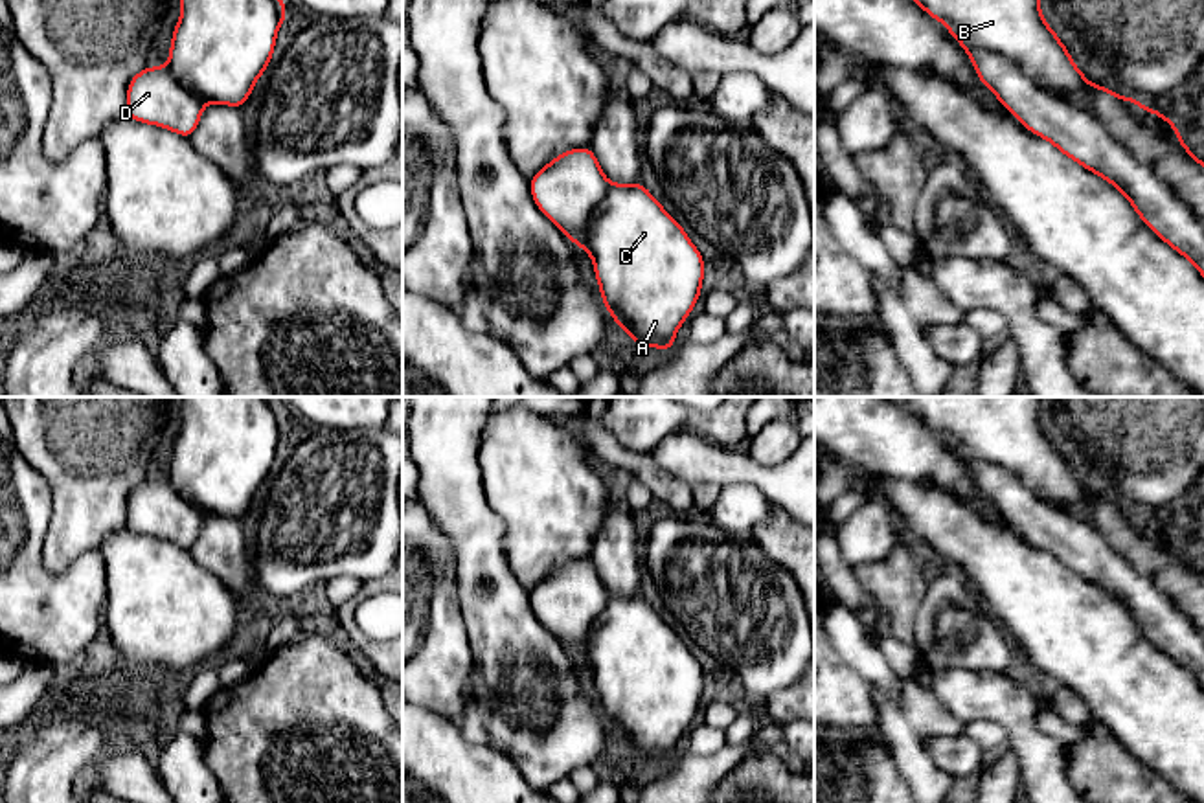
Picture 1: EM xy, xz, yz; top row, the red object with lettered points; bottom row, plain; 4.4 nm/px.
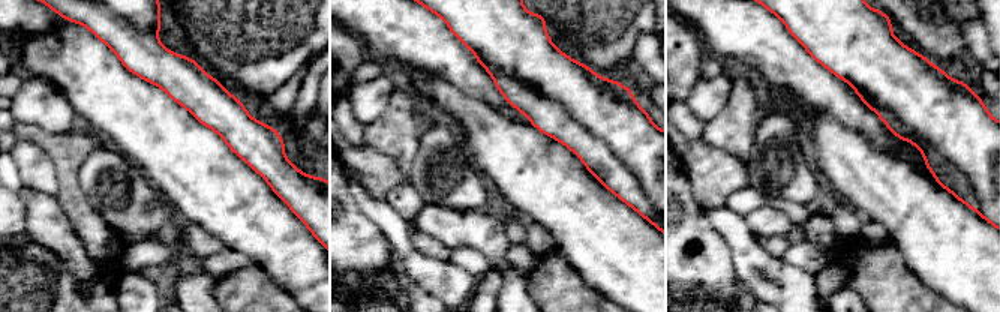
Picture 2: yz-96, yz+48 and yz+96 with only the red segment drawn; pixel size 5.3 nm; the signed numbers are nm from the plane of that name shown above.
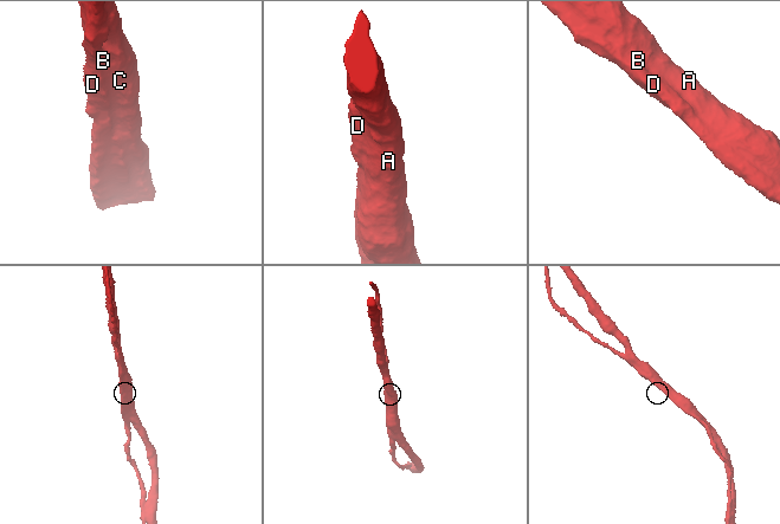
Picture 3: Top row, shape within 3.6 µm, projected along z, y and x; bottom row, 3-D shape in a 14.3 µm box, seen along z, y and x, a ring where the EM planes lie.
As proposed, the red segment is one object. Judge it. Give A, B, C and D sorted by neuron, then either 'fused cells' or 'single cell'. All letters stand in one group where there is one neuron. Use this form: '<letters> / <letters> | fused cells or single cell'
A B C D | single cell

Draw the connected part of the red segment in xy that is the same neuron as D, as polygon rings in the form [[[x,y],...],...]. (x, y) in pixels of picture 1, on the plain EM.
[[[184,397],[176,410],[182,426],[173,443],[169,476],[145,478],[131,491],[127,527],[191,549],[206,515],[244,516],[270,476],[278,441],[289,426],[274,397]]]

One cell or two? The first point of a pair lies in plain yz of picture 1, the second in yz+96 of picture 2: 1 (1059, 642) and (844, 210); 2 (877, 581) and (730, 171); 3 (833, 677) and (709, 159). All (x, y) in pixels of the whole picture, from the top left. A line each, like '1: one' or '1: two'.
1: two
2: two
3: two

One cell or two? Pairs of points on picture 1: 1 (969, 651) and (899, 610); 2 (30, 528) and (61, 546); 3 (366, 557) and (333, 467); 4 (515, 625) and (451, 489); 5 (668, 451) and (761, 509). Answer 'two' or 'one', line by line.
1: two
2: two
3: one
4: one
5: two

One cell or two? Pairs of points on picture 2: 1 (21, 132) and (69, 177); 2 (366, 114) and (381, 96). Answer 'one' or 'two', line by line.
1: one
2: one

